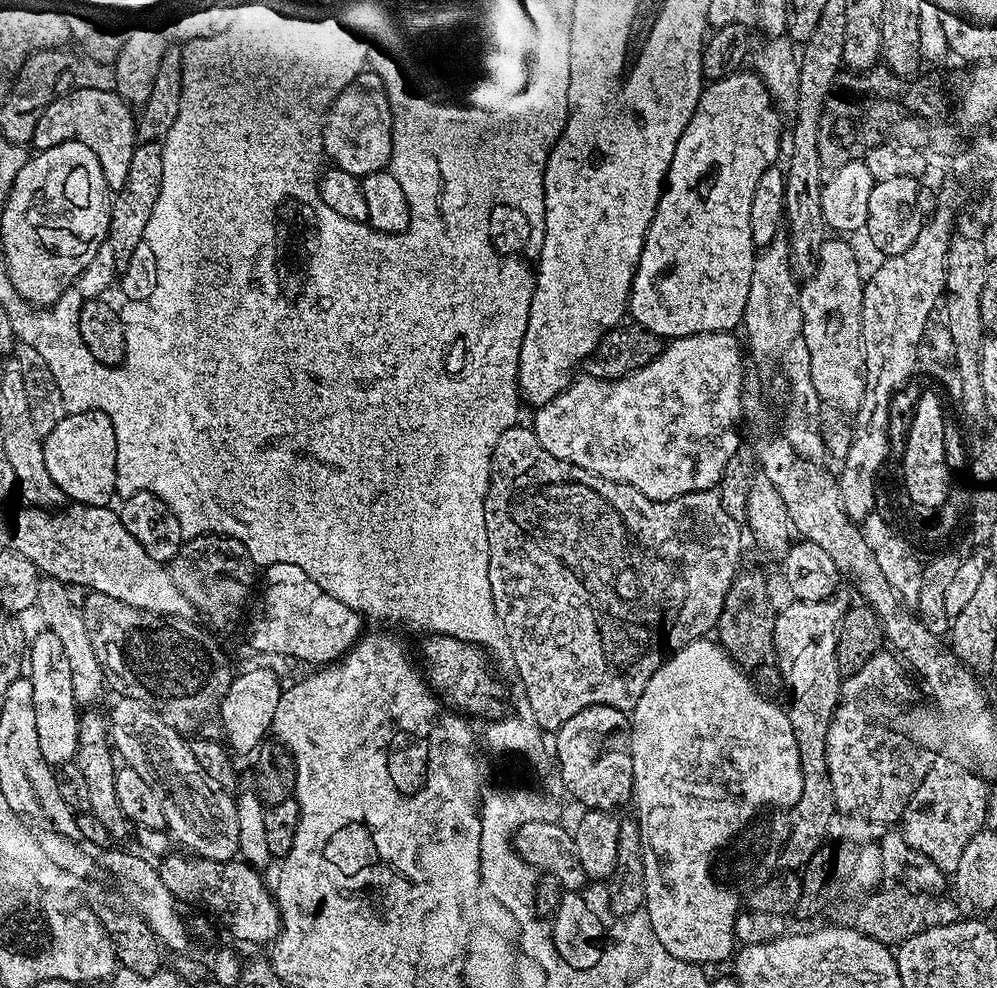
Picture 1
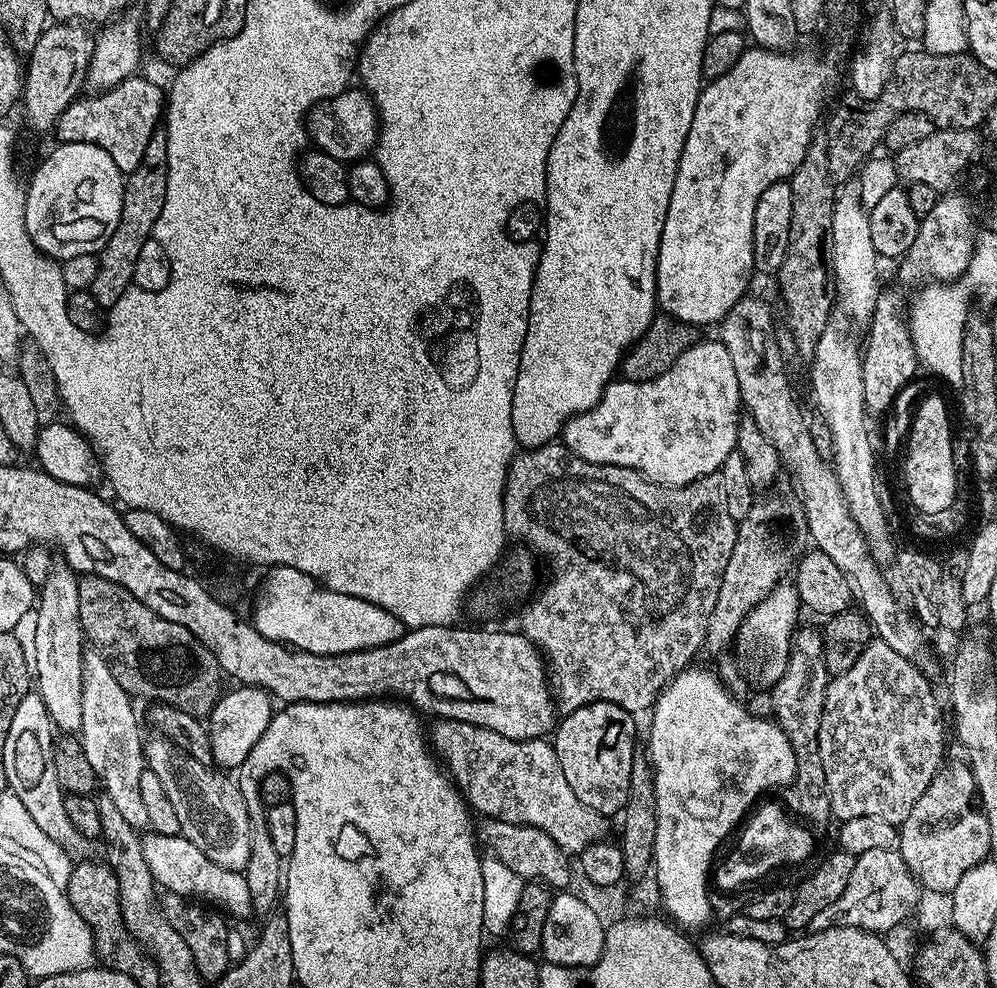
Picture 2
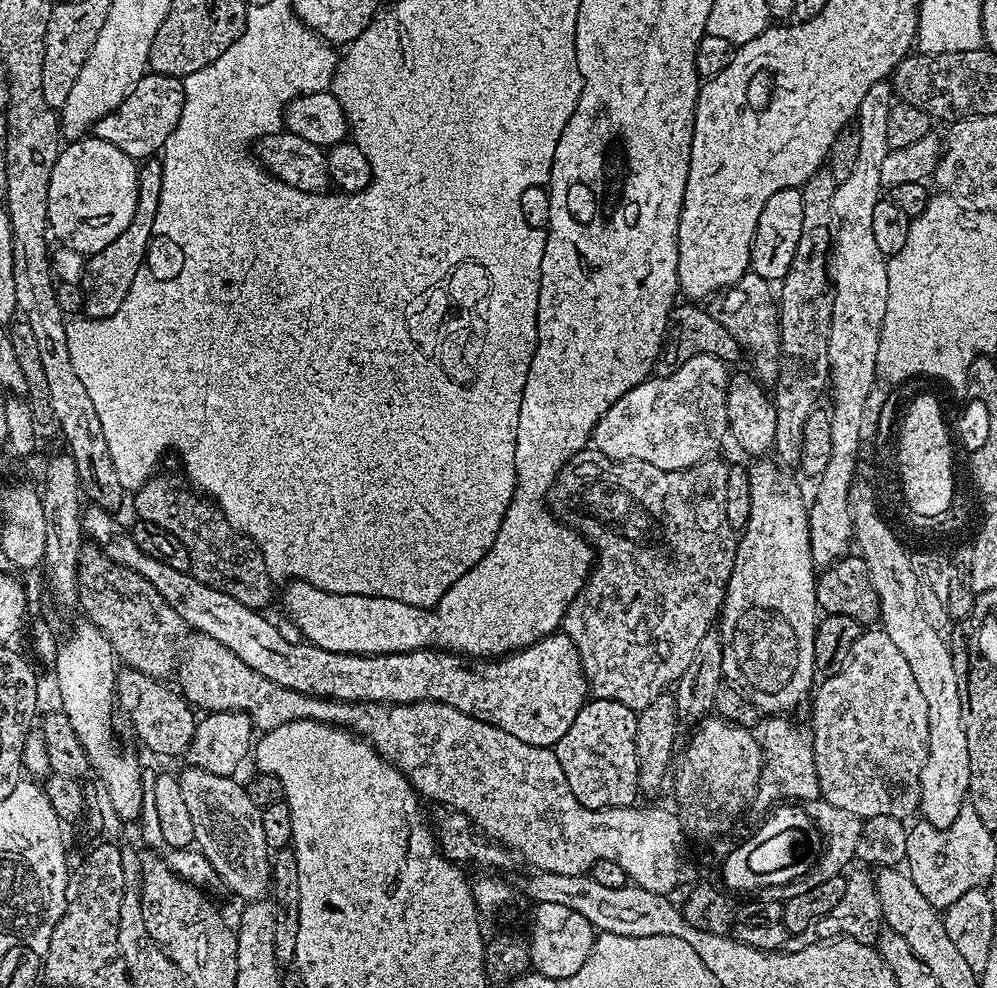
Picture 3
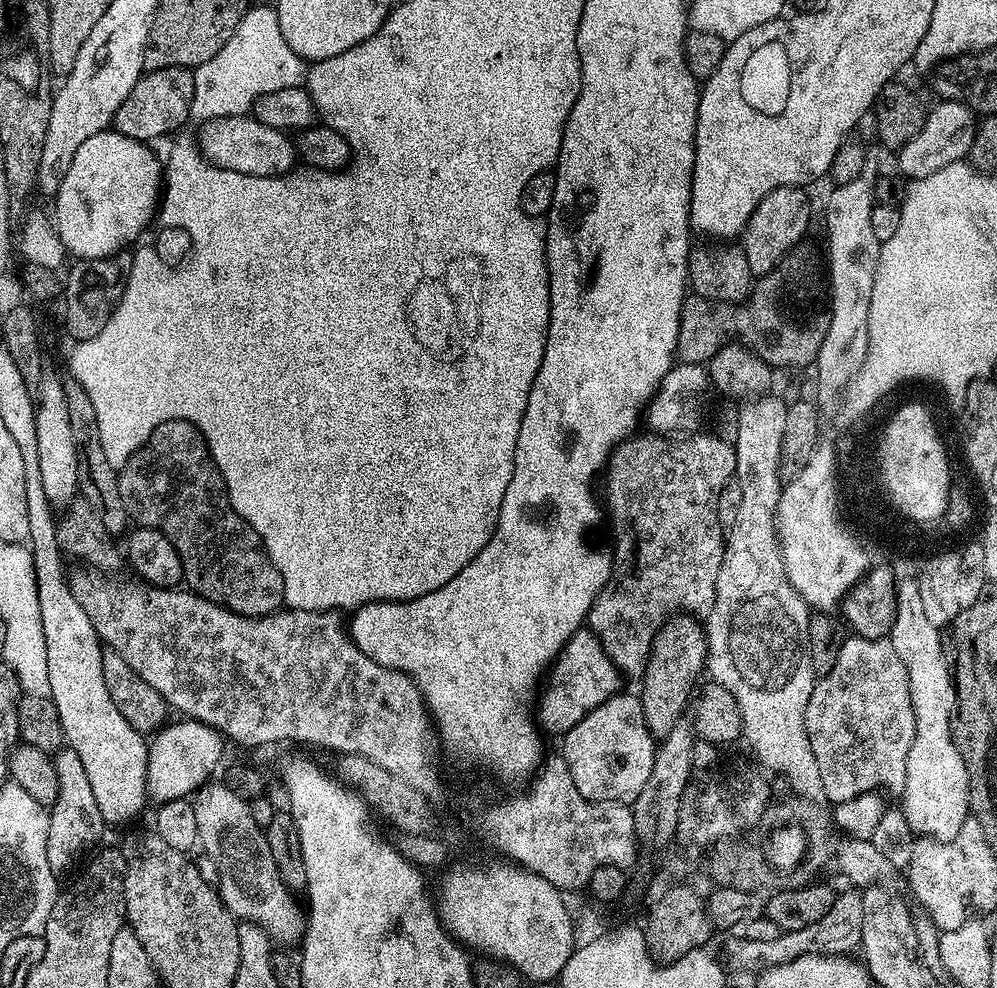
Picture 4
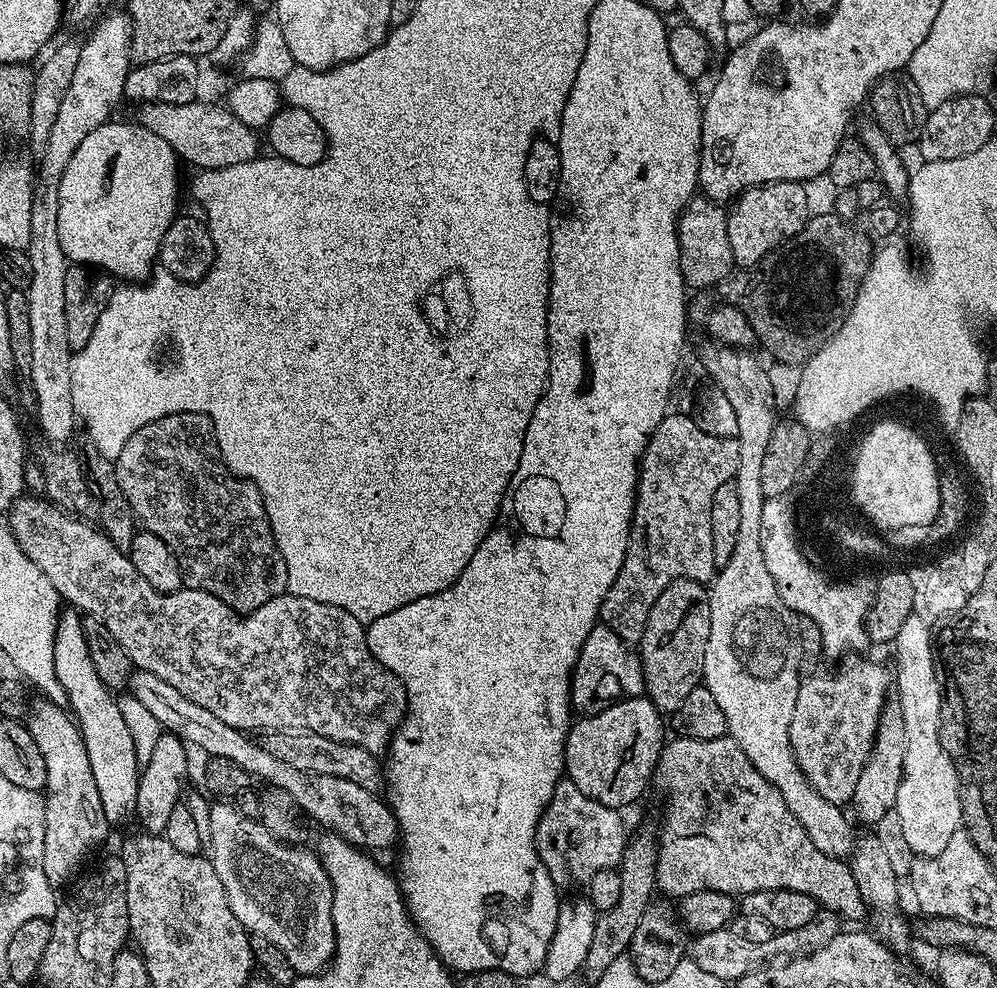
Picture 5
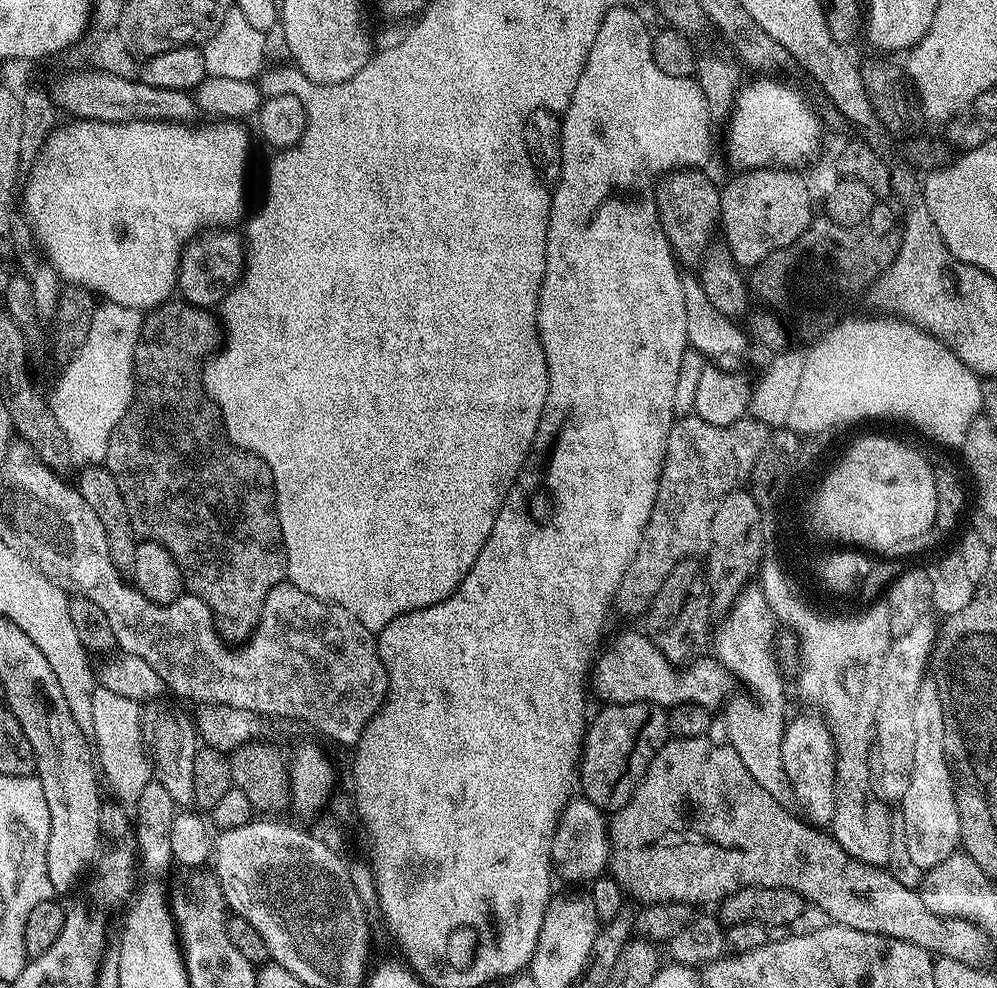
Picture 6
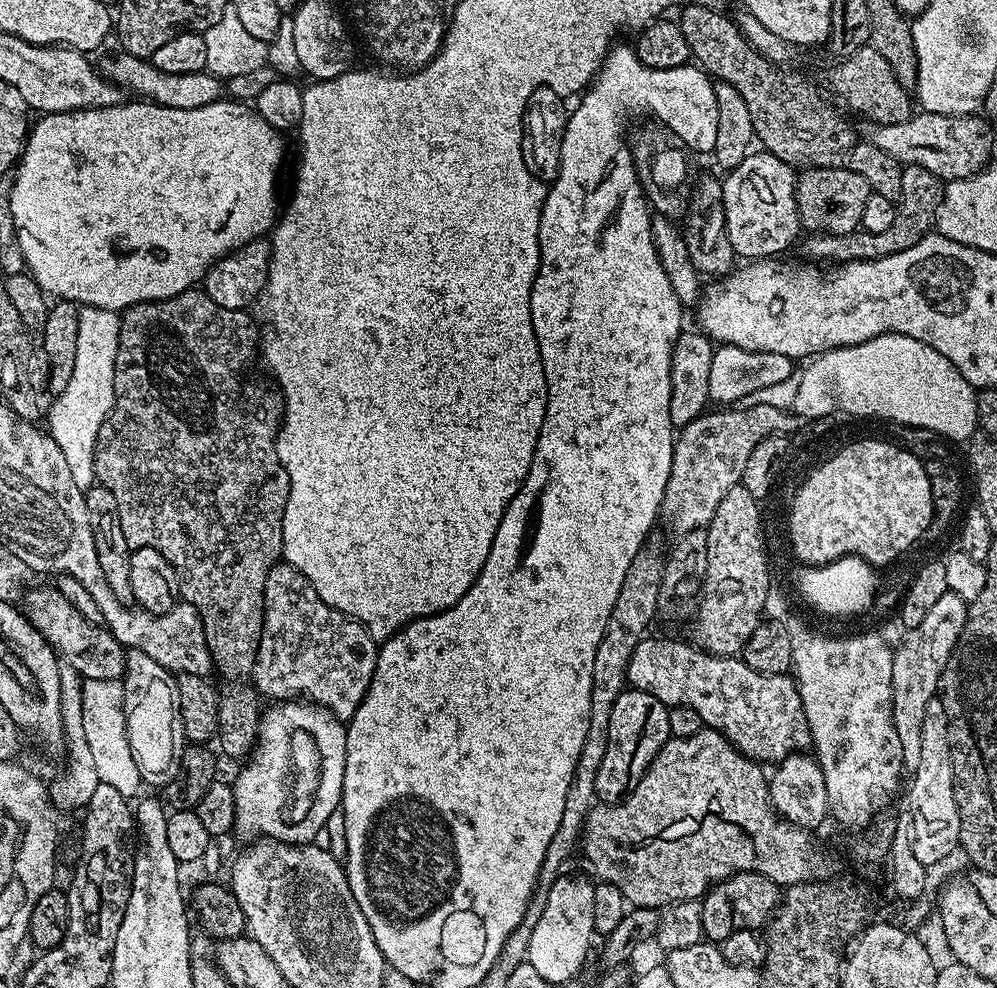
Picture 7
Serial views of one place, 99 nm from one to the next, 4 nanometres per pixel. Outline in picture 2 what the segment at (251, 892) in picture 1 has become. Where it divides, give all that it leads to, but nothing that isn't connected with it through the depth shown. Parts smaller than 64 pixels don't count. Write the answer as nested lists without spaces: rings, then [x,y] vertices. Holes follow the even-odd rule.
[[[149,831],[142,839],[142,855],[146,858],[146,866],[150,866],[150,874],[165,893],[195,898],[212,906],[220,903],[219,907],[229,917],[253,915],[252,897],[244,873],[226,870],[218,866],[218,862],[210,862],[210,858],[184,836],[163,836]]]

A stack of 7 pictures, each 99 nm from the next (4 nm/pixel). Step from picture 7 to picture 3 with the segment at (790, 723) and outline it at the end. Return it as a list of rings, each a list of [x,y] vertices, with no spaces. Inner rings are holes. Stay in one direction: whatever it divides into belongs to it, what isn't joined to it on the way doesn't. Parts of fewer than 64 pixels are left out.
[[[88,506],[83,509],[83,535],[89,541],[99,544],[100,549],[116,564],[126,566],[146,578],[154,590],[178,614],[185,625],[188,624],[201,636],[214,638],[214,642],[222,642],[226,650],[233,652],[250,670],[262,674],[270,682],[282,686],[286,690],[301,692],[307,696],[318,696],[326,700],[343,700],[345,702],[367,702],[370,704],[413,704],[419,700],[435,700],[437,704],[454,706],[462,710],[462,714],[470,714],[487,724],[498,726],[498,730],[506,730],[506,734],[514,734],[514,738],[526,742],[530,746],[542,746],[555,749],[556,744],[574,726],[574,718],[583,710],[590,699],[588,679],[580,661],[574,642],[563,630],[557,630],[550,636],[544,636],[538,642],[521,648],[519,652],[510,652],[499,658],[465,658],[455,652],[446,652],[435,648],[419,648],[413,652],[395,652],[394,654],[378,654],[377,656],[359,656],[353,652],[331,652],[307,642],[295,644],[287,640],[270,621],[264,617],[263,611],[242,606],[238,598],[230,598],[230,594],[222,594],[222,590],[214,590],[193,576],[191,571],[179,572],[162,562],[142,554],[131,535],[120,529],[120,524],[113,513],[104,508]]]

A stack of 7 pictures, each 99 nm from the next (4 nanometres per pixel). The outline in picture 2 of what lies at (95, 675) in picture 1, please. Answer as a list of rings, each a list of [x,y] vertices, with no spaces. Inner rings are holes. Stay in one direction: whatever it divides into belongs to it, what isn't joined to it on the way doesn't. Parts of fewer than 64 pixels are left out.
[[[85,649],[82,690],[82,728],[80,741],[86,758],[92,766],[105,795],[112,800],[119,813],[132,828],[139,832],[149,829],[149,815],[143,804],[141,776],[144,763],[144,736],[132,710],[132,698],[113,677],[107,662],[99,651]]]

